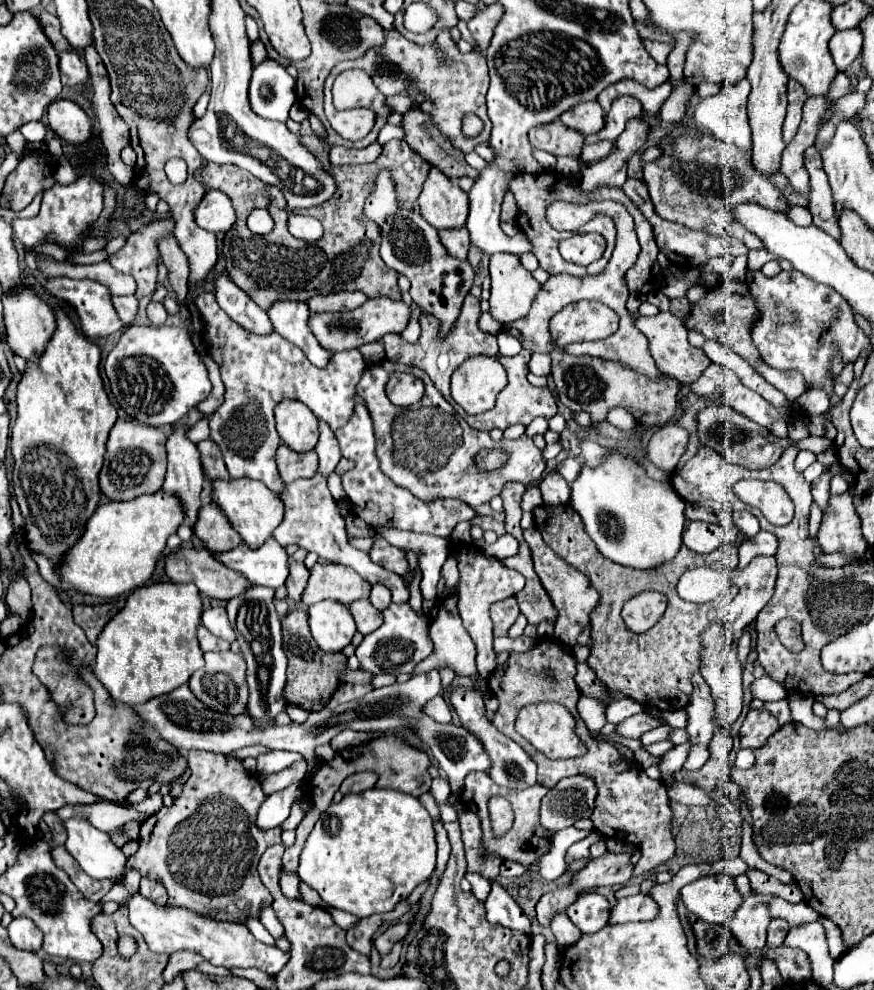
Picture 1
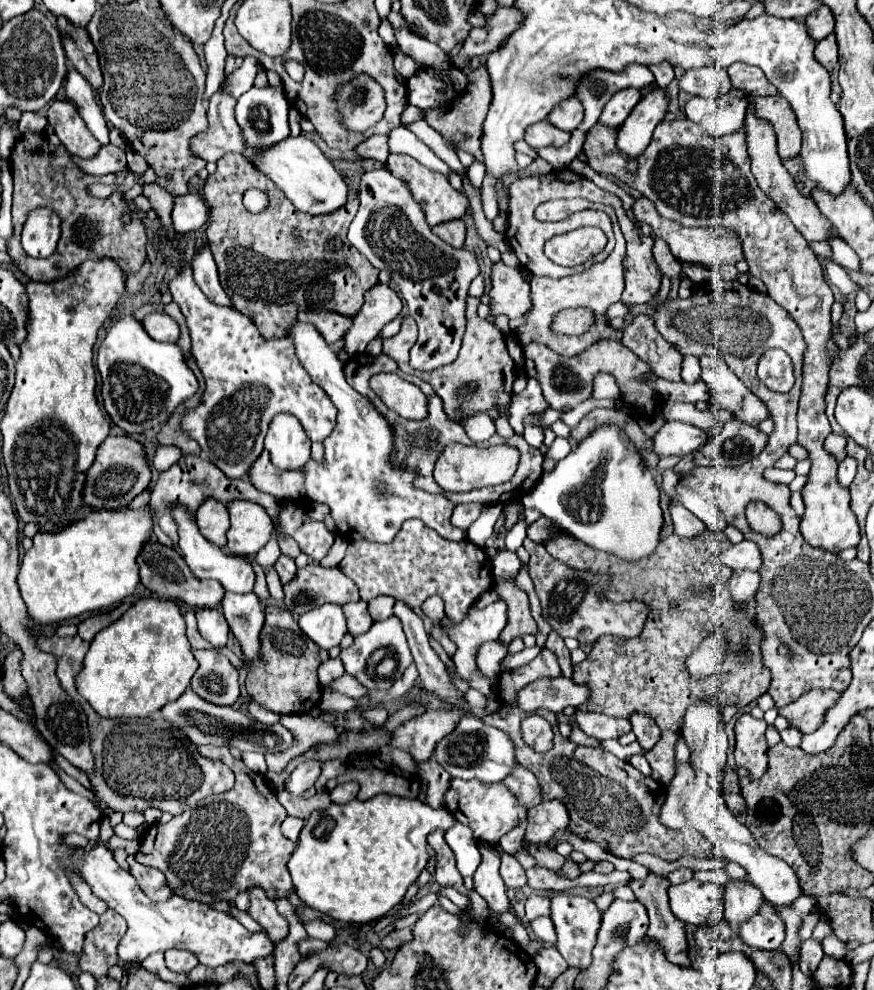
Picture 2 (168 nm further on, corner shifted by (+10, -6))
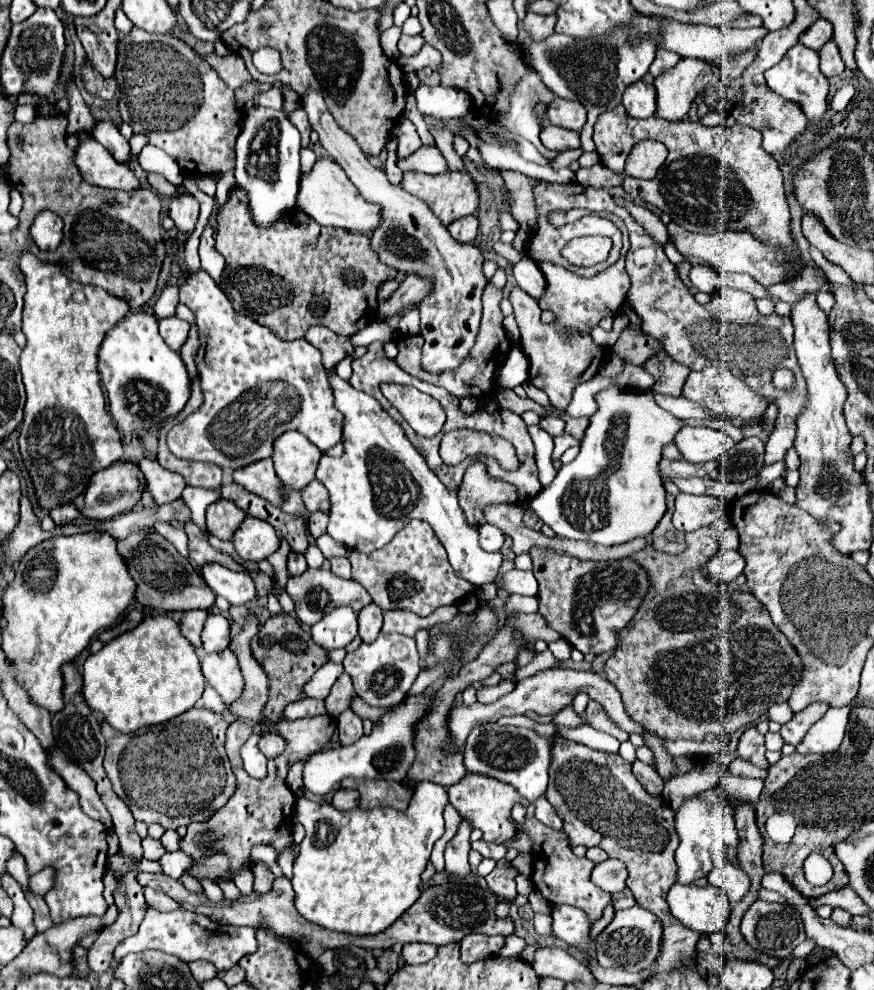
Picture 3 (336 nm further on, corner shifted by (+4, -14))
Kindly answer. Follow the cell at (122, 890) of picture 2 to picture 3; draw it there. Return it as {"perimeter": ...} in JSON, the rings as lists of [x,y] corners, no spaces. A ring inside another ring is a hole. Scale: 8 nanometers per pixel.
{"perimeter":[[[148,909],[146,915],[144,915],[140,931],[130,941],[122,941],[116,947],[114,957],[118,961],[128,953],[140,953],[140,951],[146,951],[146,949],[160,949],[164,953],[170,953],[170,955],[176,955],[176,957],[184,959],[186,963],[206,959],[206,961],[214,963],[218,969],[230,969],[244,955],[256,951],[256,945],[258,943],[256,943],[252,927],[218,925],[218,923],[210,921],[208,917],[186,911],[186,909],[178,909],[178,911],[172,911],[172,913],[160,913],[156,909]]]}

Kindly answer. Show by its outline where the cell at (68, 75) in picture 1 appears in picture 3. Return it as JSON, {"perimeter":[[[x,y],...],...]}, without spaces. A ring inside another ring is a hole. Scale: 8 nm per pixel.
{"perimeter":[[[98,121],[94,129],[94,139],[102,143],[120,163],[128,163],[130,159],[130,145],[128,141],[120,135],[120,131],[110,123],[110,121]]]}

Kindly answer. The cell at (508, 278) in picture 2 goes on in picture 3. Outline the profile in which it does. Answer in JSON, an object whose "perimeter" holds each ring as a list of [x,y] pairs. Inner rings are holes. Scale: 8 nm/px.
{"perimeter":[[[514,287],[510,293],[510,303],[514,307],[514,317],[520,329],[520,345],[524,355],[530,361],[530,381],[534,387],[548,393],[550,403],[564,411],[572,399],[572,391],[578,383],[592,379],[606,355],[606,349],[596,345],[590,335],[578,335],[578,331],[568,331],[554,323],[540,321],[540,305],[520,287]],[[570,333],[570,335],[568,335]]]}

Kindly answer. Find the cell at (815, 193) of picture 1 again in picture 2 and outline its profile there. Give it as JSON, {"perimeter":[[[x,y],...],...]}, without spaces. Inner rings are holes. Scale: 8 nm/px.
{"perimeter":[[[838,235],[830,237],[828,239],[830,247],[832,247],[832,261],[842,265],[844,269],[852,269],[852,271],[858,271],[858,255],[854,255],[854,251],[850,249],[850,245],[846,241],[842,241]]]}

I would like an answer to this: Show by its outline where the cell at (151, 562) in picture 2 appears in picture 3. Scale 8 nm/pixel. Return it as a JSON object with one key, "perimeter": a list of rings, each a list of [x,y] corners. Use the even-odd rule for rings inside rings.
{"perimeter":[[[138,531],[118,541],[118,553],[126,561],[130,577],[136,581],[136,599],[144,607],[160,611],[190,611],[212,609],[214,593],[204,579],[190,567],[190,561],[182,557],[176,547],[156,531]]]}

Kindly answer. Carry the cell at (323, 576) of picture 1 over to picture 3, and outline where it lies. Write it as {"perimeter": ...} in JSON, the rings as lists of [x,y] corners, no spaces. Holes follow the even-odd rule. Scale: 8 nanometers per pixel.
{"perimeter":[[[306,569],[298,577],[290,575],[288,583],[286,583],[286,591],[292,597],[292,601],[296,603],[294,611],[296,611],[298,621],[306,623],[306,625],[314,625],[318,619],[322,619],[326,613],[334,611],[336,607],[348,605],[354,611],[360,611],[362,607],[366,607],[372,601],[368,591],[360,583],[354,583],[352,579],[342,579],[342,577],[334,575],[330,569]]]}

